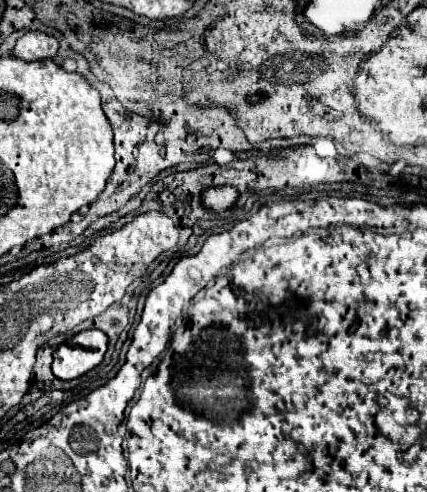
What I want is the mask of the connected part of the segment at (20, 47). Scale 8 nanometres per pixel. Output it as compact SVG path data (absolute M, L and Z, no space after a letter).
M27 32L23 34L15 48L13 48L13 56L23 58L23 60L47 60L53 58L59 50L59 42L45 32Z

